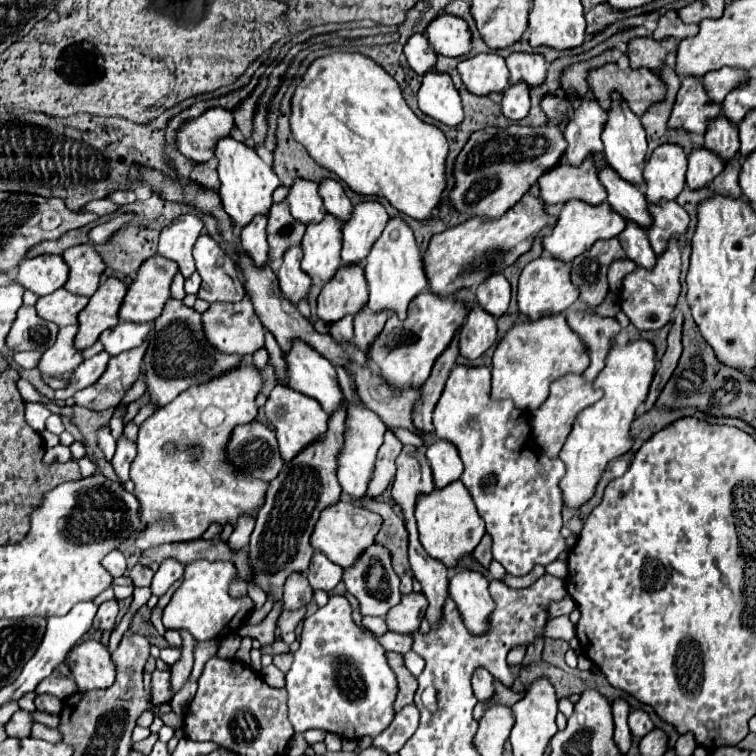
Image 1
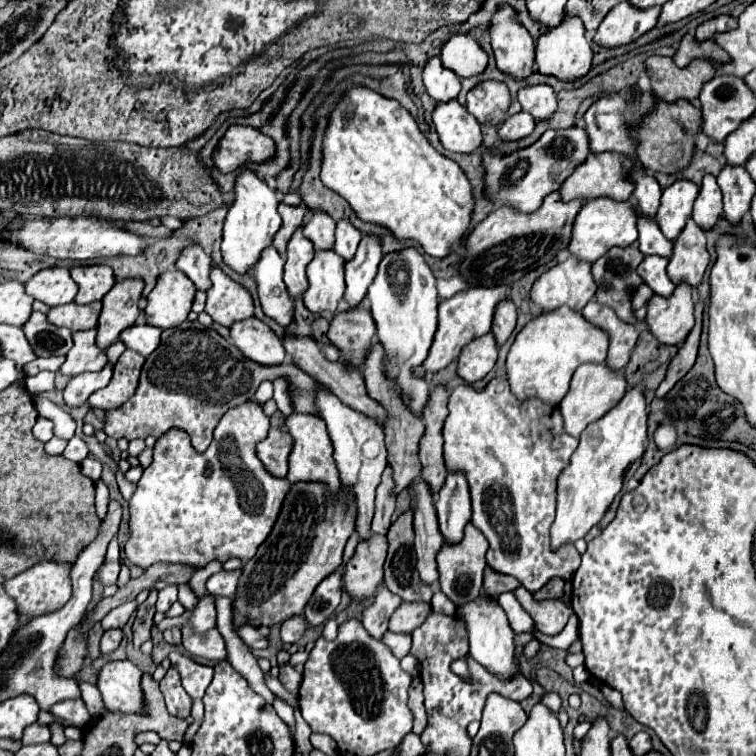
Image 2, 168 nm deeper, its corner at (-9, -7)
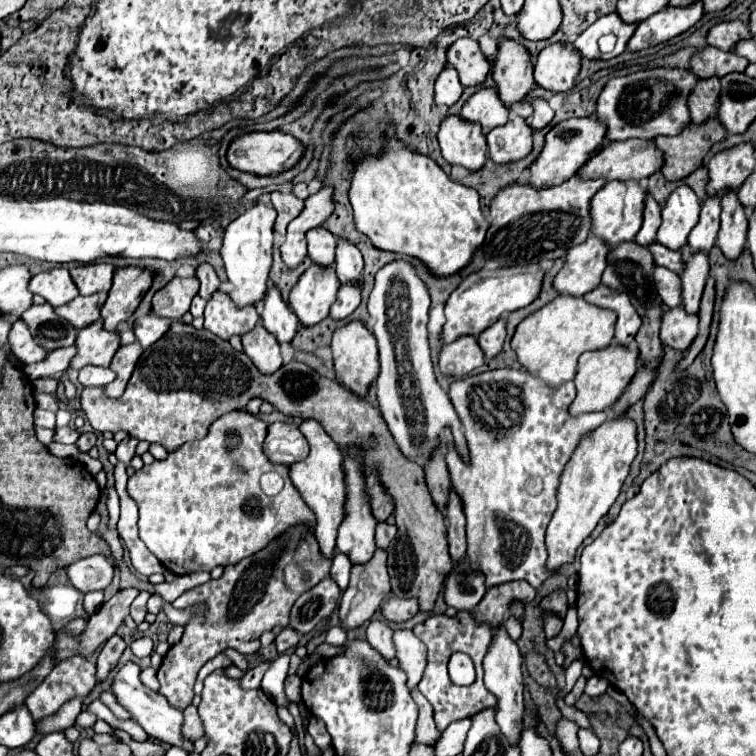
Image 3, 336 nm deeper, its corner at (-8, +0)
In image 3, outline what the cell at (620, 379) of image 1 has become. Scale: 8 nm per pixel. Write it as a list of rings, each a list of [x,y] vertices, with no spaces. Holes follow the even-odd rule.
[[[621,416],[607,420],[595,432],[581,440],[579,448],[575,450],[561,476],[561,486],[557,492],[559,506],[547,526],[549,558],[545,568],[549,572],[557,572],[563,564],[571,564],[575,560],[577,548],[583,544],[587,536],[591,536],[599,520],[609,512],[609,508],[617,500],[621,486],[629,474],[629,466],[637,456],[635,434],[635,422],[631,422],[627,416]]]

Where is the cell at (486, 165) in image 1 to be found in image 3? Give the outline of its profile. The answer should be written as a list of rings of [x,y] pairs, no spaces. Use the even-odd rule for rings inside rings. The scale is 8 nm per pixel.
[[[571,118],[551,128],[551,132],[545,138],[545,148],[539,154],[539,158],[531,164],[531,178],[529,184],[535,188],[549,188],[557,186],[563,180],[569,180],[579,172],[579,168],[597,154],[605,144],[605,124],[601,120],[591,118]]]

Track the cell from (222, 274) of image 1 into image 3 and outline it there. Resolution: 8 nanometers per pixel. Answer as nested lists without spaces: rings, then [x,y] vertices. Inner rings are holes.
[[[215,292],[205,306],[205,328],[221,340],[229,340],[231,336],[243,336],[257,324],[257,320],[259,314],[255,306],[239,310],[233,300],[223,292]]]

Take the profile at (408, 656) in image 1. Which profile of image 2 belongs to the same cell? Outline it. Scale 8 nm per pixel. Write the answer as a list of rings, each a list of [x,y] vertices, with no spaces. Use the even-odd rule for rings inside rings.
[[[412,655],[402,657],[402,659],[400,659],[400,667],[402,667],[406,673],[414,675],[414,677],[420,675],[420,661],[418,661],[416,657],[412,657]]]

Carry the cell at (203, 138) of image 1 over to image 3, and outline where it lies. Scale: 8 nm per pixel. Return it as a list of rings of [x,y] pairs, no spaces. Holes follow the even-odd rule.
[[[279,130],[277,132],[249,132],[231,142],[227,150],[227,160],[231,168],[235,170],[251,172],[257,176],[273,176],[273,174],[291,170],[303,158],[303,154],[305,154],[305,144],[285,132],[279,132]]]

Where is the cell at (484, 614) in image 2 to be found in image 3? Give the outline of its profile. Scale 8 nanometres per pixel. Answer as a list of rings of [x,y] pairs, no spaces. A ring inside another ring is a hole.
[[[497,628],[497,632],[493,632],[493,638],[491,638],[489,652],[487,652],[485,660],[483,660],[483,668],[485,668],[485,686],[497,698],[495,720],[497,720],[501,732],[505,734],[505,738],[509,740],[509,744],[517,744],[521,740],[523,730],[525,730],[525,726],[523,726],[525,702],[523,702],[521,662],[523,660],[521,660],[517,644],[509,638],[509,634],[507,634],[505,628]]]

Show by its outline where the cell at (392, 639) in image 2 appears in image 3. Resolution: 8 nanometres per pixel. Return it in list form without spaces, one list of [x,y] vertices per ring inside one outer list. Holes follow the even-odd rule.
[[[397,630],[393,634],[393,642],[397,648],[399,668],[403,672],[407,672],[409,692],[413,692],[413,688],[419,684],[425,664],[427,664],[427,648],[411,630]]]

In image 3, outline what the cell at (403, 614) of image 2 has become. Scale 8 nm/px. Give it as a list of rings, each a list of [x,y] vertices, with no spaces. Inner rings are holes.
[[[391,598],[381,606],[381,614],[389,622],[407,622],[411,620],[419,610],[417,598]]]

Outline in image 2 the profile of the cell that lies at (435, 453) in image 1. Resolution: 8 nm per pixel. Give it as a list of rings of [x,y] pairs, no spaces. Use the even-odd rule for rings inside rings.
[[[448,473],[446,483],[438,491],[436,513],[440,523],[440,533],[448,543],[456,543],[462,539],[464,527],[470,521],[470,493],[466,487],[466,475]]]

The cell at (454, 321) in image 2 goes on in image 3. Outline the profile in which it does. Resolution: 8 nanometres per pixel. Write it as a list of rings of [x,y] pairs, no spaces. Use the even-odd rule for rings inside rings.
[[[523,264],[513,268],[495,268],[495,270],[479,270],[467,276],[457,290],[449,296],[445,304],[445,326],[443,326],[443,342],[453,342],[465,334],[481,334],[487,326],[497,322],[503,314],[521,310],[529,306],[541,292],[541,284],[547,268],[539,264]]]

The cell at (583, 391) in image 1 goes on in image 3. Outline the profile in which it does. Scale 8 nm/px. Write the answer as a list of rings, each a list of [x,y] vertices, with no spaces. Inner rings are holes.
[[[611,344],[603,350],[583,352],[579,358],[579,368],[577,368],[577,376],[575,376],[577,398],[573,400],[573,404],[569,408],[571,416],[579,416],[585,412],[597,412],[597,410],[605,410],[605,408],[613,406],[637,372],[637,356],[639,356],[637,348],[635,350],[621,348],[621,344]]]

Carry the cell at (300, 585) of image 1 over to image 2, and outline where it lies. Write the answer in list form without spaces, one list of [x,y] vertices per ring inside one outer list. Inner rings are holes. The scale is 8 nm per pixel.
[[[294,615],[286,623],[282,623],[280,637],[282,637],[284,643],[296,643],[304,635],[306,627],[308,627],[306,619],[302,619],[302,615]]]

